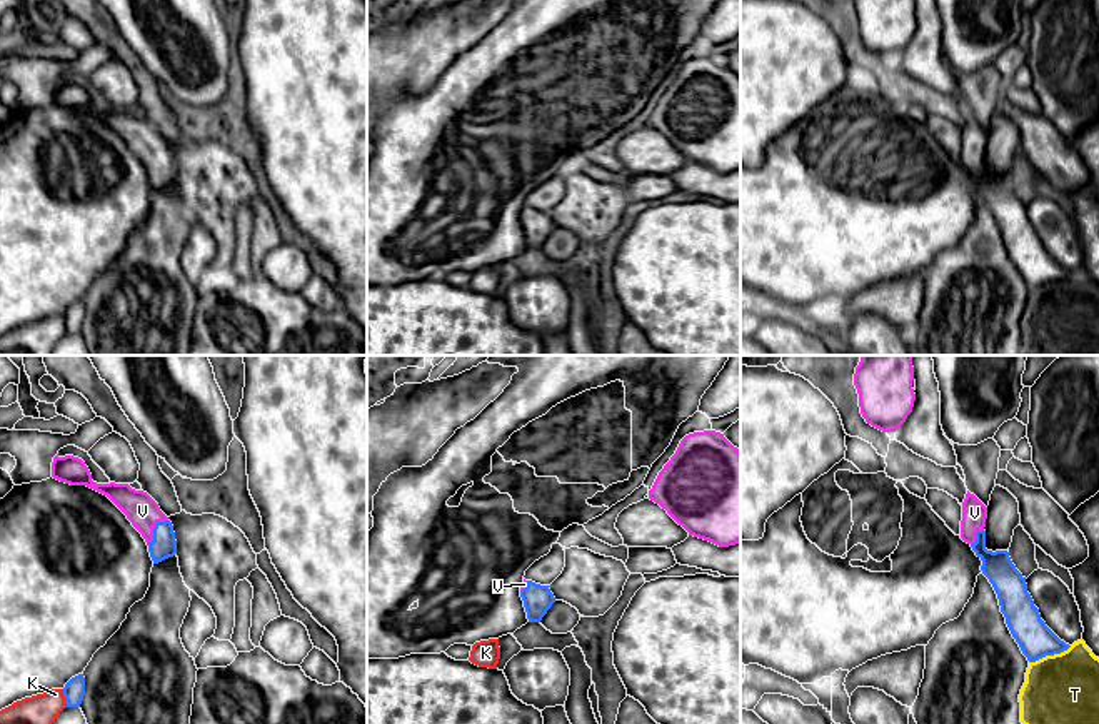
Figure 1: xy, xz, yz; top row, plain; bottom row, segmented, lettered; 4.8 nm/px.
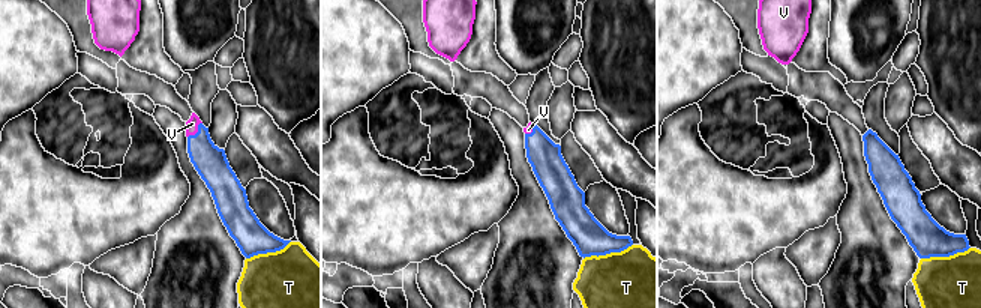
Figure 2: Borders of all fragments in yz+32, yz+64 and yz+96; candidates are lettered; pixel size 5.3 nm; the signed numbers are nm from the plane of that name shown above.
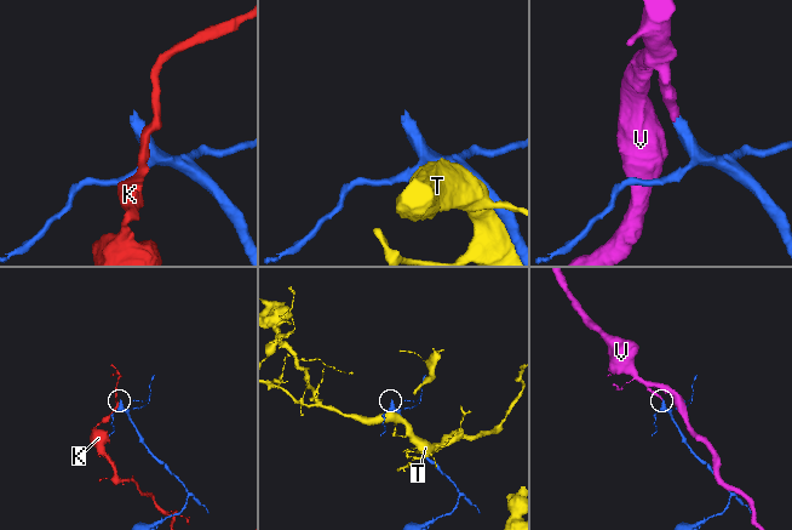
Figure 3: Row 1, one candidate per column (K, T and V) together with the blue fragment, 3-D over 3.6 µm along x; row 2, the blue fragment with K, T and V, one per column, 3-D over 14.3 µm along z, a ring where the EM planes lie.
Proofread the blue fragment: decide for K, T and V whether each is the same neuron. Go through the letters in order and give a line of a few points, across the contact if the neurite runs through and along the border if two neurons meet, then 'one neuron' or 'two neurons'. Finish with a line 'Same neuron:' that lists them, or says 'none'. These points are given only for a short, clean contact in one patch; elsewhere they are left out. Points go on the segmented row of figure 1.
K: two neurons
T: two neurons
V: xy (164, 544), (154, 529), (142, 511) | one neuron
Same neuron: V

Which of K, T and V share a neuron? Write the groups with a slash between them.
K / T / V

